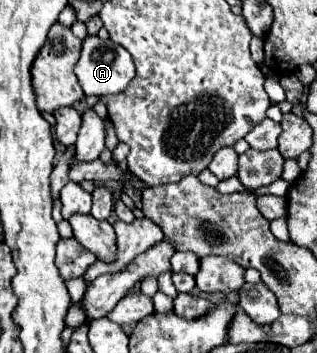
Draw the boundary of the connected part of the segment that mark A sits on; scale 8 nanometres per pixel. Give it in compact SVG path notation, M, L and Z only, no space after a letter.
M88 36L84 40L82 54L80 54L80 60L76 62L74 72L78 76L78 82L84 90L84 94L94 94L94 96L118 94L134 78L134 62L132 62L130 54L122 46L114 44L112 40L100 40L98 36Z

